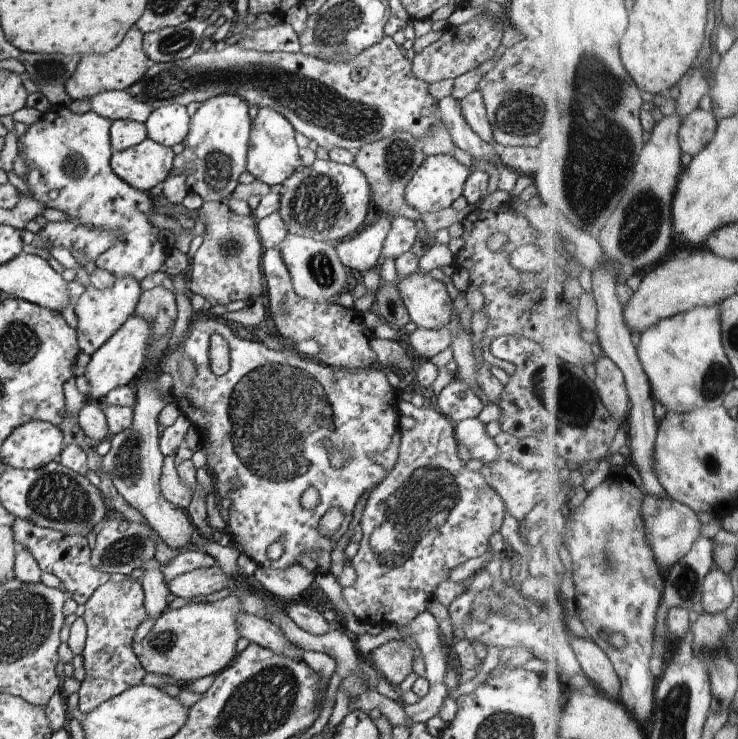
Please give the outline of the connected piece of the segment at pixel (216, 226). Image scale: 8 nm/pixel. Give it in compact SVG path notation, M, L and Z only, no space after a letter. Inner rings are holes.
M228 199L223 202L206 202L197 212L206 225L206 230L204 242L192 260L192 272L186 288L193 295L203 296L207 306L211 307L228 305L239 300L248 303L262 300L265 297L263 271L260 270L263 249L252 214L235 214L229 208Z

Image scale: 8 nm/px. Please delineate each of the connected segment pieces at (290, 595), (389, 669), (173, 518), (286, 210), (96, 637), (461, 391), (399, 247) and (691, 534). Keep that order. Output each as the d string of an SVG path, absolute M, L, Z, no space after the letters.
M299 562L286 570L257 566L253 578L267 591L290 602L302 594L314 582L315 577L315 573L304 569Z
M390 640L387 644L371 652L374 669L378 677L383 677L398 689L405 678L413 672L414 650L405 640Z
M156 369L150 378L137 378L132 384L136 388L136 403L133 407L133 424L129 430L124 430L110 437L112 448L103 457L103 468L110 475L114 488L124 497L124 500L144 515L147 524L160 535L170 548L182 550L192 543L195 526L186 510L173 506L161 496L159 479L161 476L165 457L161 454L159 441L162 428L158 423L160 412L168 403L174 402L172 393L169 392L166 400L160 397L155 384L160 377Z
M317 159L310 167L302 166L281 186L278 186L277 191L281 196L278 212L288 232L333 243L340 242L345 236L350 236L352 232L356 232L358 226L366 219L371 201L369 183L364 174L353 165L336 163L331 159Z
M132 577L122 582L108 582L96 588L84 606L82 617L87 629L86 645L82 654L86 678L78 692L82 713L91 712L102 702L140 685L147 674L141 666L133 637L147 613L144 607L143 585Z
M455 378L438 394L436 410L447 417L452 424L462 420L478 417L484 404L471 389L458 378Z
M405 217L393 218L381 256L386 260L394 260L409 252L416 242L418 232L415 222L411 219Z
M648 494L643 514L647 518L651 544L655 546L660 565L666 572L672 570L676 564L679 564L692 552L705 530L704 522L694 508L672 498L662 499L657 495Z

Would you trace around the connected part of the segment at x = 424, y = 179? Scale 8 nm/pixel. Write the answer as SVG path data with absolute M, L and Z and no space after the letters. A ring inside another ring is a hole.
M452 155L428 156L405 186L405 202L421 216L449 208L458 196L463 195L465 181L470 174L469 169Z

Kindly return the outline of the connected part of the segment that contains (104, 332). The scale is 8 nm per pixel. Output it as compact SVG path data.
M132 276L115 277L113 284L106 289L96 289L93 285L86 287L86 291L74 300L79 350L84 355L94 355L129 317L134 316L142 294L141 282Z

